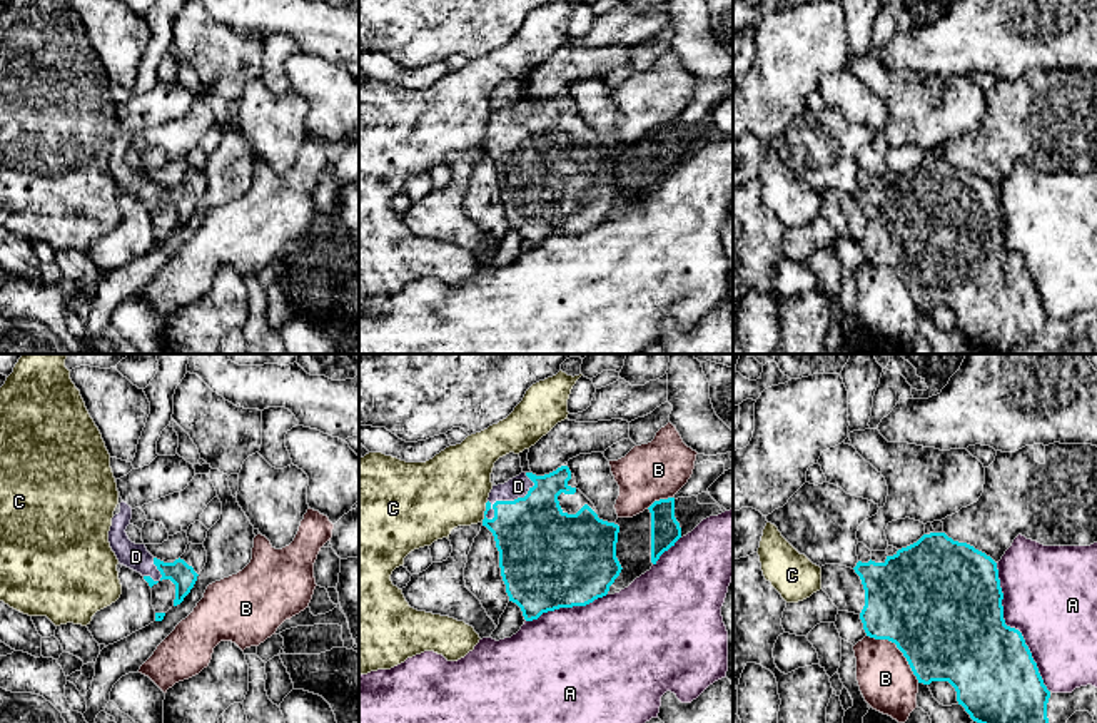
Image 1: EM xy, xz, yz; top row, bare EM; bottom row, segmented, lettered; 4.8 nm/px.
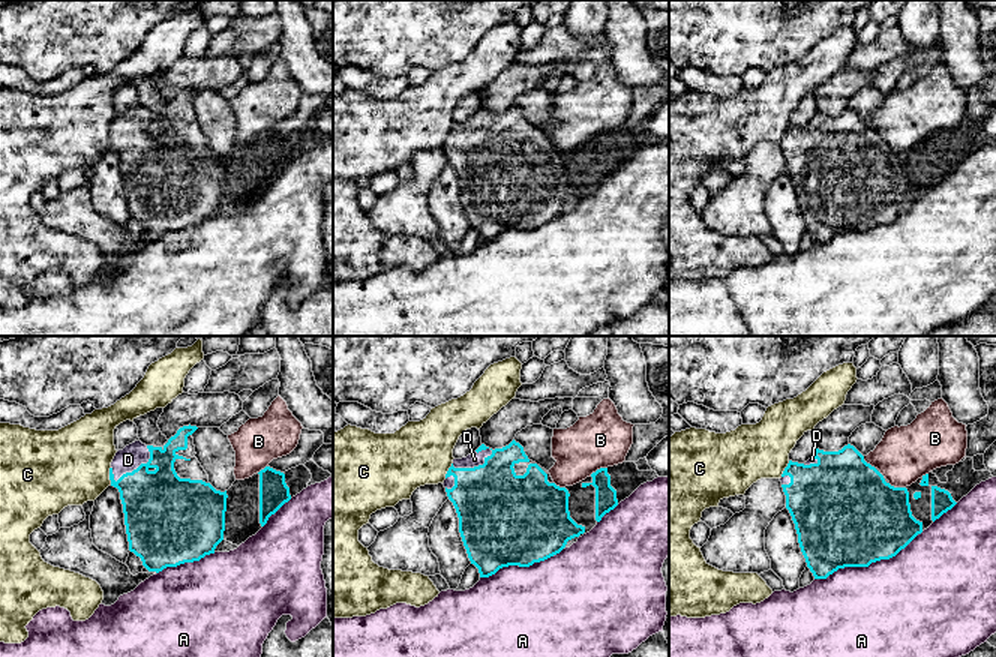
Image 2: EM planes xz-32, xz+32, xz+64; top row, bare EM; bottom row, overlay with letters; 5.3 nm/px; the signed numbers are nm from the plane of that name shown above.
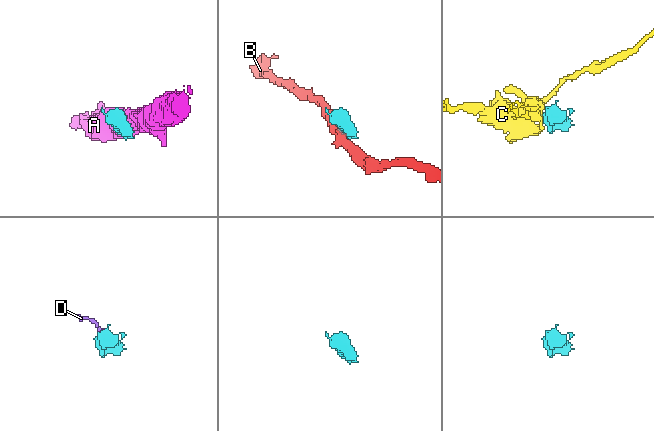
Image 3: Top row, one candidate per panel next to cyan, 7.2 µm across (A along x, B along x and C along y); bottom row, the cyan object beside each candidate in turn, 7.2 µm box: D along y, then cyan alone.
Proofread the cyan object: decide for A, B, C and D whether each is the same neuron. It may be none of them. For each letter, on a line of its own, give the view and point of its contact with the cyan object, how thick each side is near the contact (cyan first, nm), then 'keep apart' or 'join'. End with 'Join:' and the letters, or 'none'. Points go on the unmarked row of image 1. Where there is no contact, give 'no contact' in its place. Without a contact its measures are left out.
A: meets cyan in yz at (1012, 254); 440 nm thick on the cyan side, 440 nm on the other; keep apart
B: meets cyan in yz at (899, 274); 500 nm thick on the cyan side, 260 nm on the other; keep apart
C: meets cyan in xz at (485, 137); 360 nm thick on the cyan side, 360 nm on the other; keep apart
D: meets cyan in xz at (511, 127); 400 nm thick on the cyan side, 100 nm on the other; join
Join: D

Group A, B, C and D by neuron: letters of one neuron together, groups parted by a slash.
A / B / C / D

